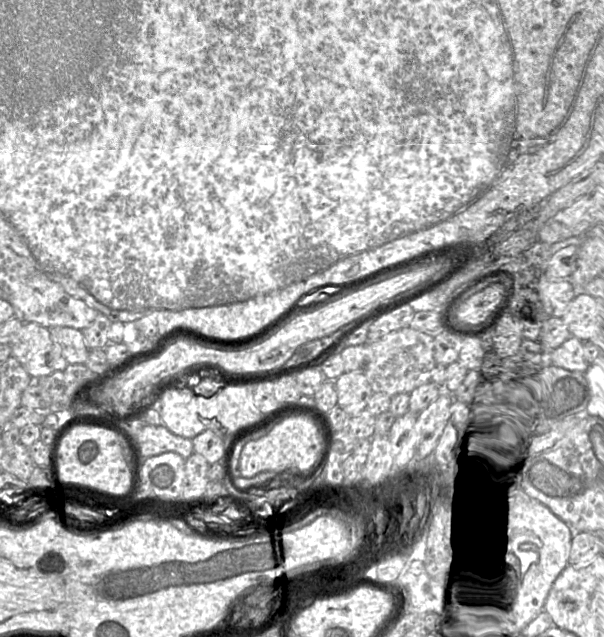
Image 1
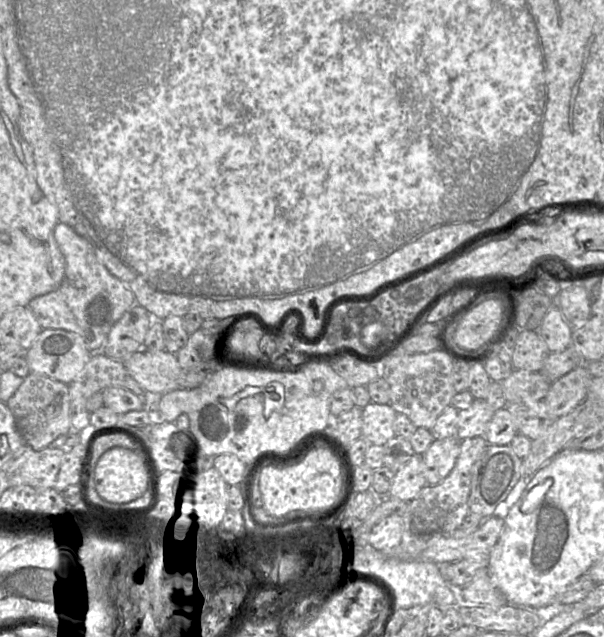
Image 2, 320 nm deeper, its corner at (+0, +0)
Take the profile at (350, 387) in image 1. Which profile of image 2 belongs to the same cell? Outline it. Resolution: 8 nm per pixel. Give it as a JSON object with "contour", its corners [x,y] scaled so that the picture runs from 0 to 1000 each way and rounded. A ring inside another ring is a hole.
{"contour":[[[611,633],[599,647],[599,686],[613,697],[636,700],[654,684],[651,664],[656,650],[646,634]]]}

